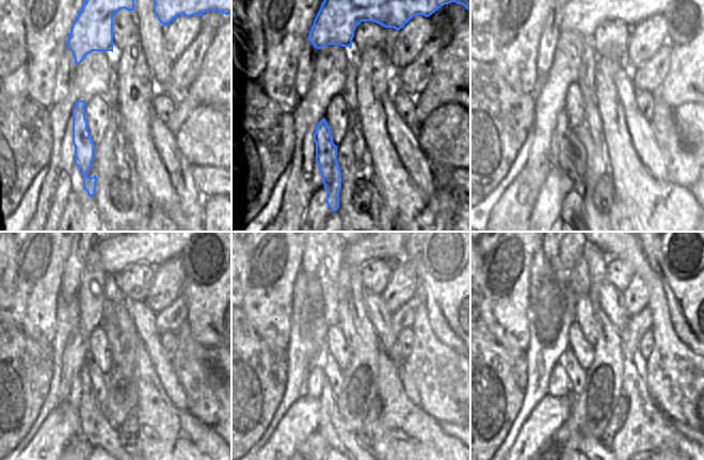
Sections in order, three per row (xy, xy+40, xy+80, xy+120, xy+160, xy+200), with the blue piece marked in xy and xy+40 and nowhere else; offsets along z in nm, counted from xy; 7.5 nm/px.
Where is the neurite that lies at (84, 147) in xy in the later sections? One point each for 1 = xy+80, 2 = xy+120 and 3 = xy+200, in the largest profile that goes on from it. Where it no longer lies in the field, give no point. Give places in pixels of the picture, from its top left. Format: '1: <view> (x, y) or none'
1: xy+80 (568, 169)
2: xy+120 (93, 426)
3: xy+200 (591, 447)

